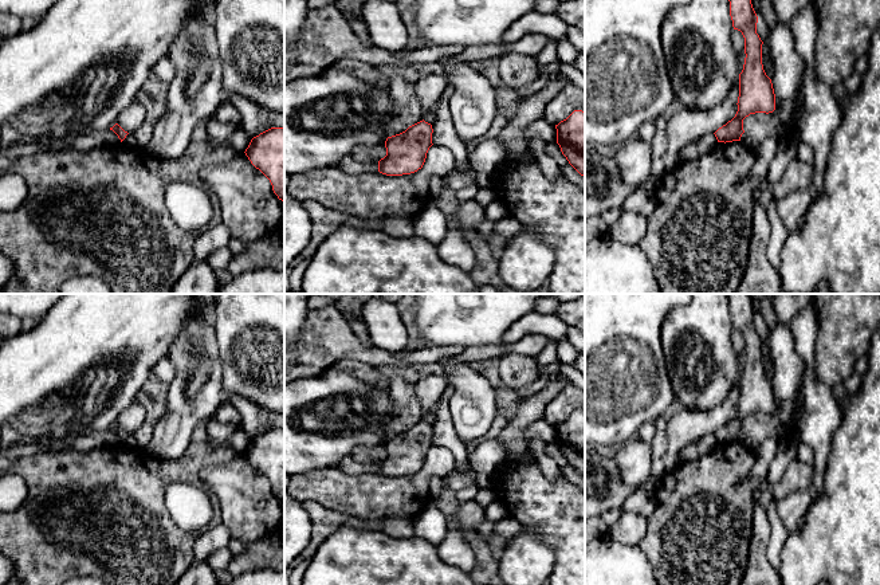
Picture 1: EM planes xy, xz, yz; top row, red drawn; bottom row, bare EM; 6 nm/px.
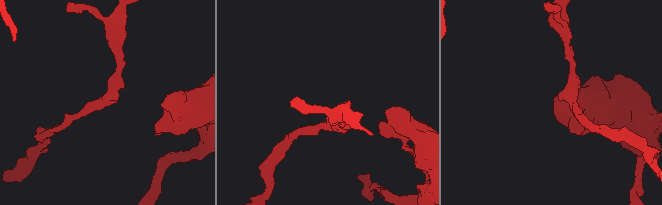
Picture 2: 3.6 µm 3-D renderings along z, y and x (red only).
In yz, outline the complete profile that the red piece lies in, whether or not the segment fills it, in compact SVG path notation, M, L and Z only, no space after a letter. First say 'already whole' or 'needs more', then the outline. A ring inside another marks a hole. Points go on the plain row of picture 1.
already whole | M727 294L730 317L734 330L745 338L745 365L739 374L738 412L726 425L714 435L718 443L740 441L743 420L755 413L773 413L775 411L775 394L771 380L766 376L762 365L762 345L757 334L758 317L749 294Z

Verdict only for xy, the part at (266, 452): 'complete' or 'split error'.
complete

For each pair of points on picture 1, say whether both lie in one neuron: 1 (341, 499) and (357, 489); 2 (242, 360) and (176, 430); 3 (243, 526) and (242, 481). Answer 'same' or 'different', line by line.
1: same
2: different
3: same

